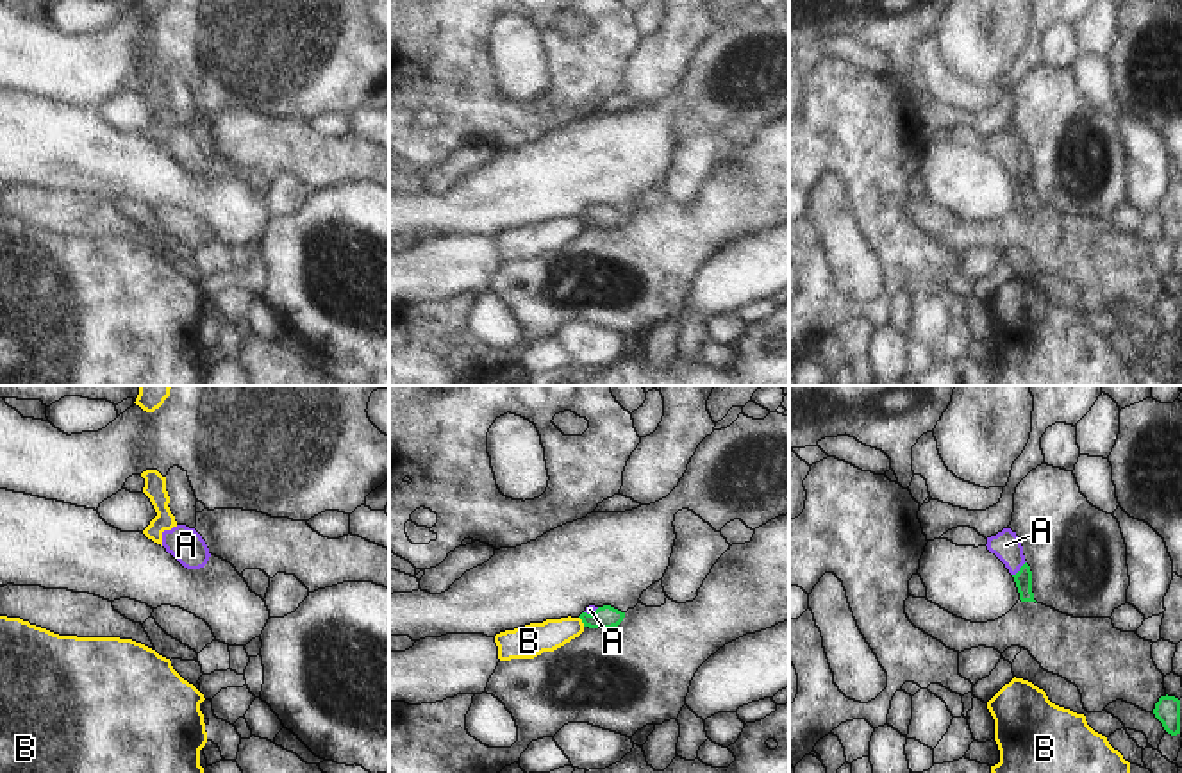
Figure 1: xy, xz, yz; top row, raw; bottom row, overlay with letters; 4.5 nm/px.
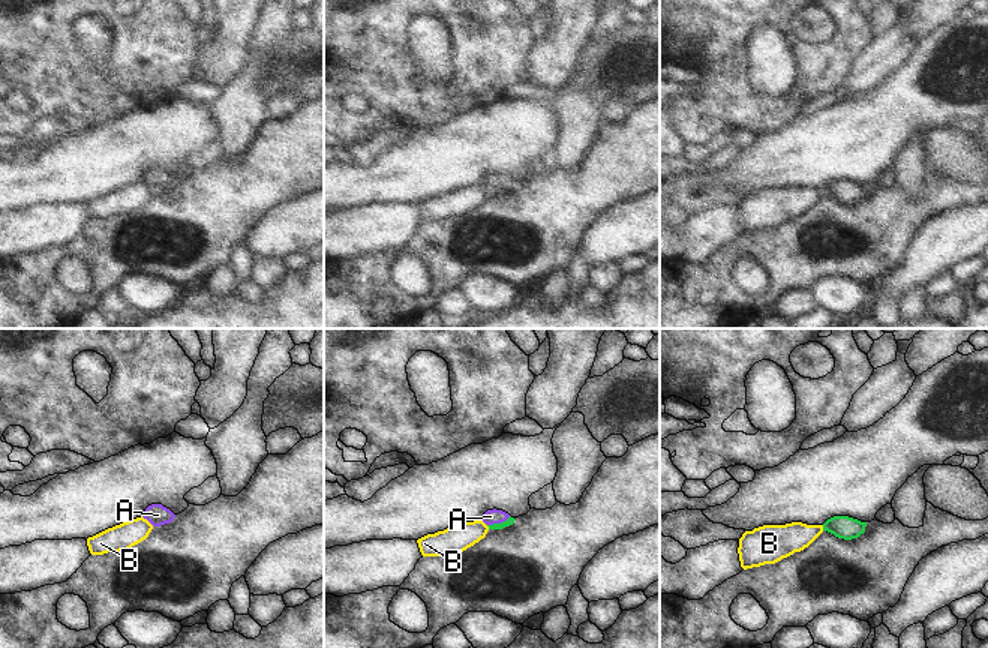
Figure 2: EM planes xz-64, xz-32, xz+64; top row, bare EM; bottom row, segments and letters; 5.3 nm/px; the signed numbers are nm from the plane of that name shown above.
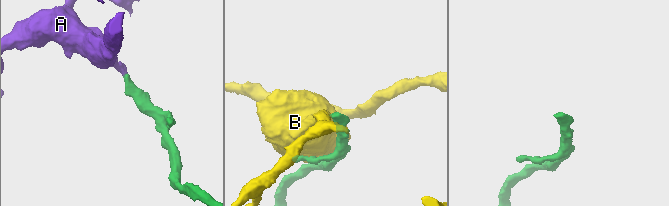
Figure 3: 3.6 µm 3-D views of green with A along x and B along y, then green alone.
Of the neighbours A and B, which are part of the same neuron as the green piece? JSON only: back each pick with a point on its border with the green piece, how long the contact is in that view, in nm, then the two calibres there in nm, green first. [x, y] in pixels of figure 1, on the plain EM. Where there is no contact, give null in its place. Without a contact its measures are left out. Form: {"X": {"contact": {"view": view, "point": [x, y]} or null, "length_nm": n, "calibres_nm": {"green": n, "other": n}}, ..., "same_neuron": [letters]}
{"A": {"contact": {"view": "yz", "point": [1020, 168]}, "length_nm": 90, "calibres_nm": {"green": 80, "other": 140}}, "same_neuron": ["A"]}

